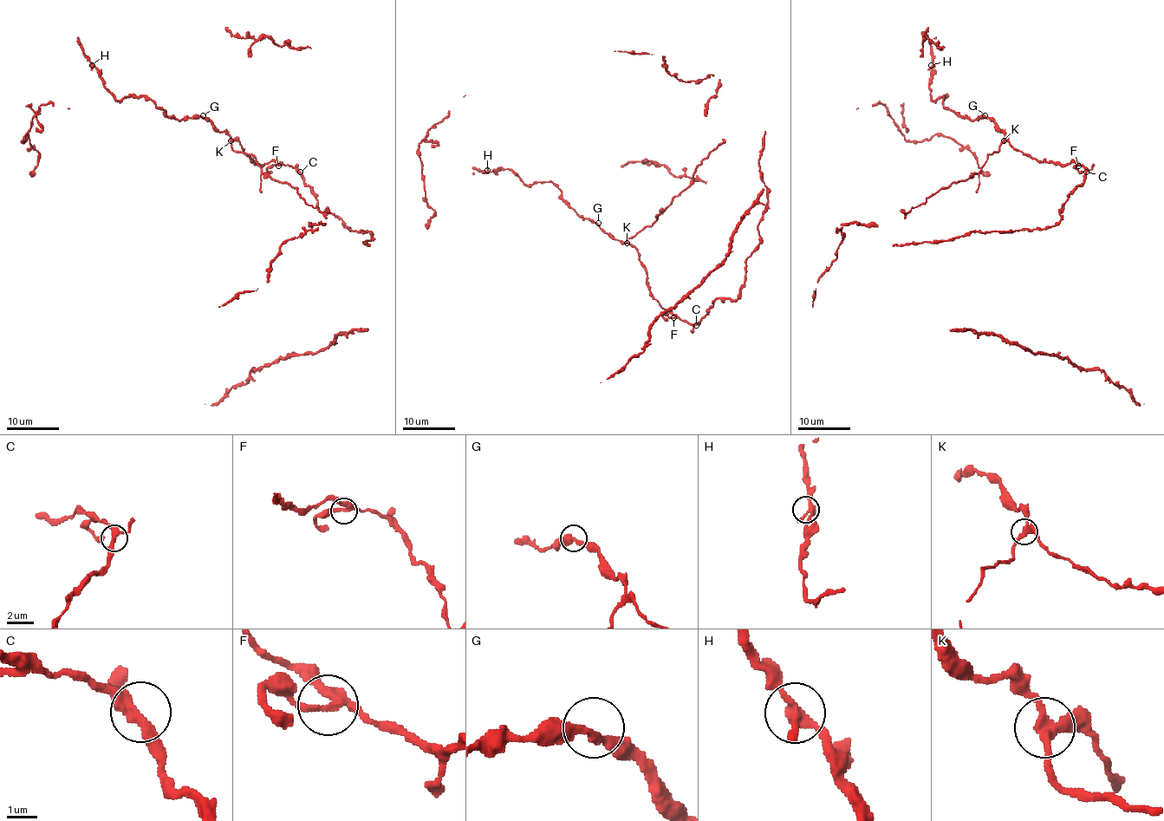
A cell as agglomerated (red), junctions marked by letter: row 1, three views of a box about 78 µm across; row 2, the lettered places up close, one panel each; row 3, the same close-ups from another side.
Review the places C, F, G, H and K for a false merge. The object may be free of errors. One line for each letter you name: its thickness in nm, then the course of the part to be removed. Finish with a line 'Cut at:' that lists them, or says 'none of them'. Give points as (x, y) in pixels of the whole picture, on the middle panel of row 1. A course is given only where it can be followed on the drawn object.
K: 260 nm | (627, 243), (627, 238), (653, 223), (689, 184), (694, 170), (723, 141), (722, 139)
Cut at: K

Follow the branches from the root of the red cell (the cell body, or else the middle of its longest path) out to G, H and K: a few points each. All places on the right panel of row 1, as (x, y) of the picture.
G: (1085, 173), (1085, 169), (1075, 161), (1053, 164), (1037, 161), (1022, 153), (1005, 140), (996, 123), (985, 115)
H: (1085, 173), (1075, 161), (1037, 161), (993, 120), (962, 118), (943, 105), (946, 96), (933, 100), (931, 65)
K: (1085, 173), (1085, 169), (1075, 161), (1065, 164), (1037, 161), (1004, 140)

